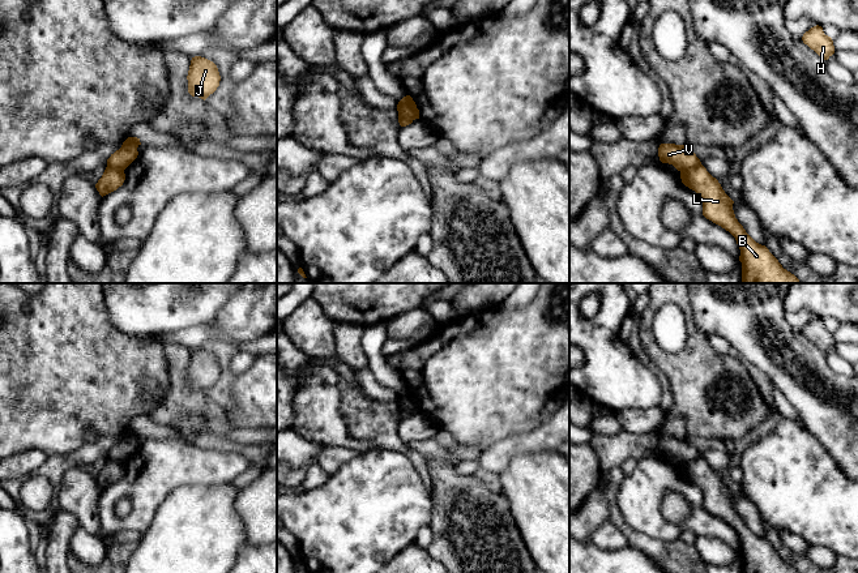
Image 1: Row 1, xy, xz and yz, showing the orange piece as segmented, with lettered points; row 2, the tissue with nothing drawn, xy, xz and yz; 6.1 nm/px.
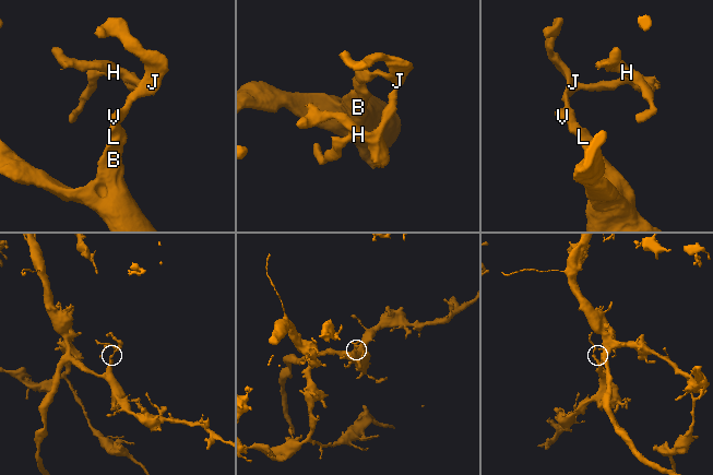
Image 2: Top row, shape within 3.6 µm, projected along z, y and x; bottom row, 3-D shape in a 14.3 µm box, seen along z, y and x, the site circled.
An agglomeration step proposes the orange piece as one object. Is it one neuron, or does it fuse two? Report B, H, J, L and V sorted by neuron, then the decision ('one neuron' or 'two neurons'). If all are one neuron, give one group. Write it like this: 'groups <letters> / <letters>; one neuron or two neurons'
groups B L / H J V; two neurons

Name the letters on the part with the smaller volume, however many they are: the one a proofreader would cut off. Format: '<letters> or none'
H, J, V

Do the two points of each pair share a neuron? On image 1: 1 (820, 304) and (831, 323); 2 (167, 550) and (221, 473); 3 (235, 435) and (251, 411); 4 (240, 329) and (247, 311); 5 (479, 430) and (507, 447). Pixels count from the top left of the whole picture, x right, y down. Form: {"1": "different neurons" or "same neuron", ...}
{"1": "different neurons", "2": "different neurons", "3": "different neurons", "4": "same neuron", "5": "different neurons"}

